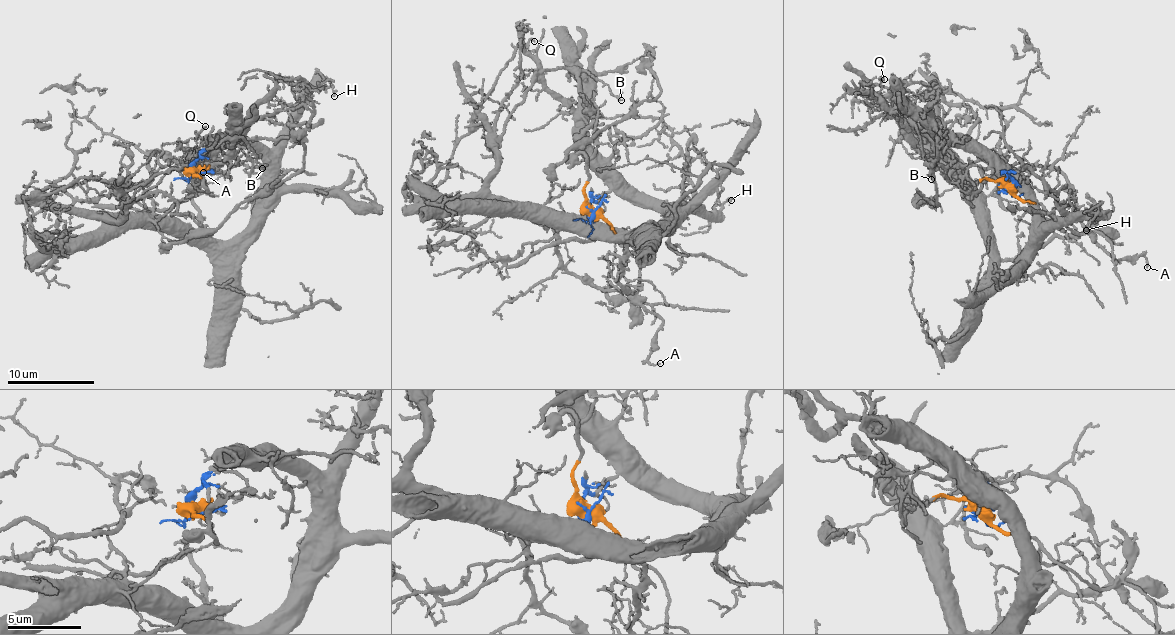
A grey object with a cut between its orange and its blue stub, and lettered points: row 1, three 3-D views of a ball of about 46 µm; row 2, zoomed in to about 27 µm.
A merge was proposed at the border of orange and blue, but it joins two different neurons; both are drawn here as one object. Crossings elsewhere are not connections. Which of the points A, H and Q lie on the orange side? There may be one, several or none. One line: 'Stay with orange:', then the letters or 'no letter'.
Stay with orange: A

